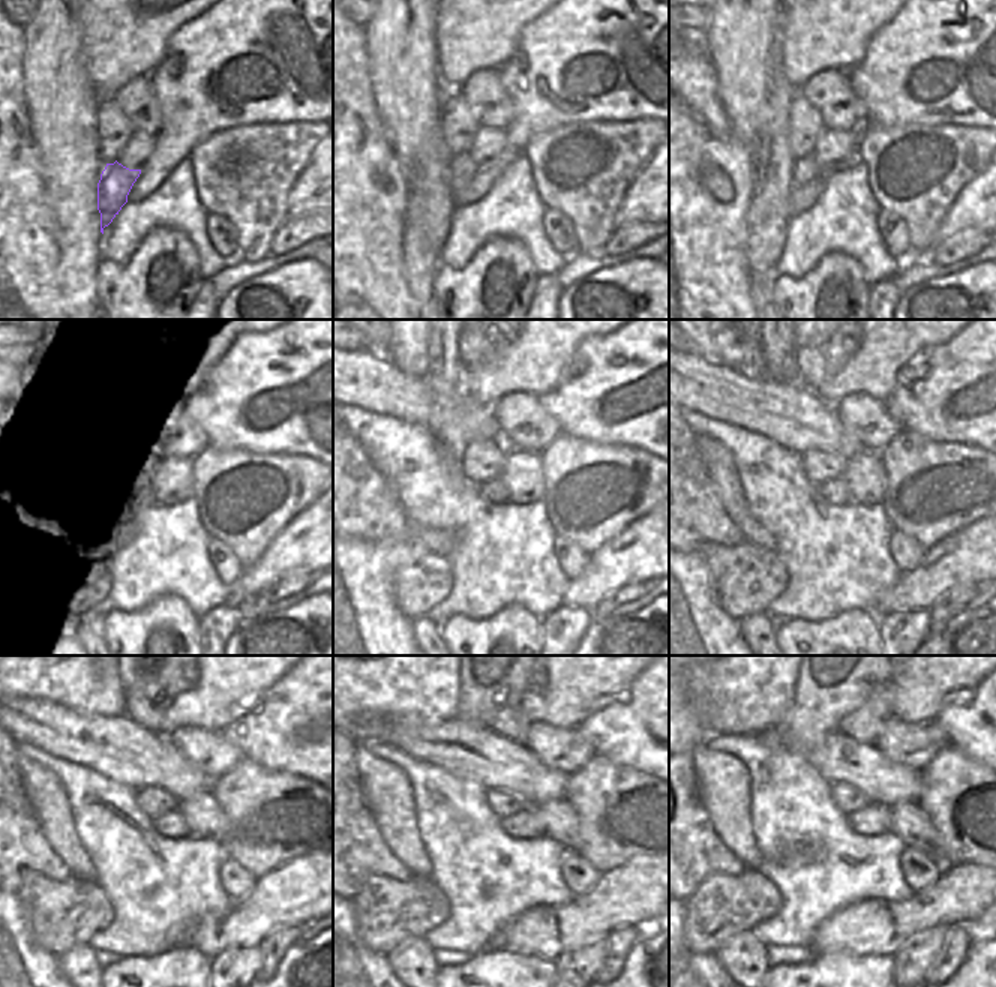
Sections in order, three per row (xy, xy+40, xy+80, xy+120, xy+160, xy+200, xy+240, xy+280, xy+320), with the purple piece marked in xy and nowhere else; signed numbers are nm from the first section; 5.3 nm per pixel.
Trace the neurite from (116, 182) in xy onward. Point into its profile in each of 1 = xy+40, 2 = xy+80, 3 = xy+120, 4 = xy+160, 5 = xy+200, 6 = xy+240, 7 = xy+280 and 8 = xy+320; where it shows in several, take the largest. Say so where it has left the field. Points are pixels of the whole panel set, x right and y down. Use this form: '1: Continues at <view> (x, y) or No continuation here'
1: Continues at xy+40 (461, 170)
2: Continues at xy+80 (806, 168)
3: Continues at xy+120 (146, 497)
4: Continues at xy+160 (495, 492)
5: Continues at xy+200 (834, 491)
6: Continues at xy+240 (171, 825)
7: Continues at xy+280 (525, 824)
8: Continues at xy+320 (873, 819).

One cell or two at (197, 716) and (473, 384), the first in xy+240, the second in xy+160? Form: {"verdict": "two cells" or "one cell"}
{"verdict": "one cell"}

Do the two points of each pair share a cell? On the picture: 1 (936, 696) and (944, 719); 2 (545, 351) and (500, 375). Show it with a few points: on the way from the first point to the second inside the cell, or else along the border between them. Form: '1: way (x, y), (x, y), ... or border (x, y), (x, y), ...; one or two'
1: border (972, 693), (968, 702), (947, 705), (933, 720); two
2: way (534, 359), (528, 365), (510, 372); one

